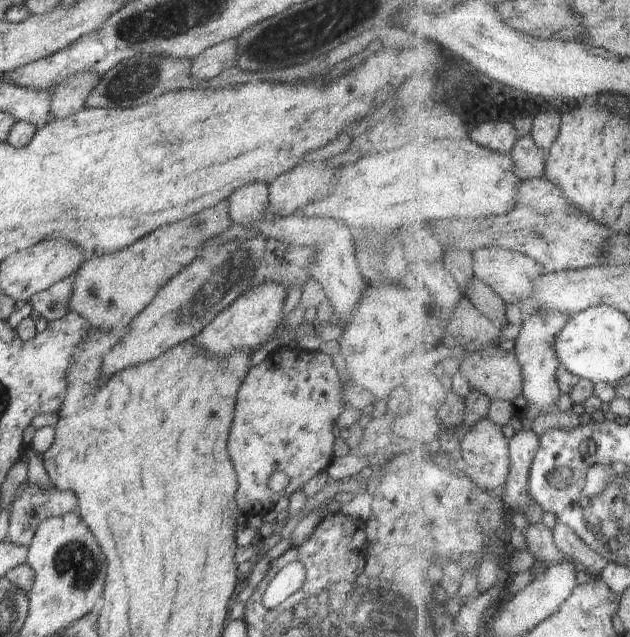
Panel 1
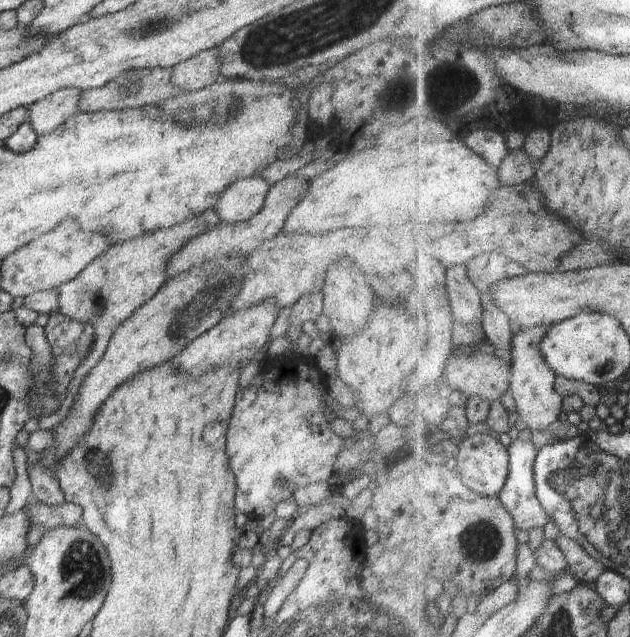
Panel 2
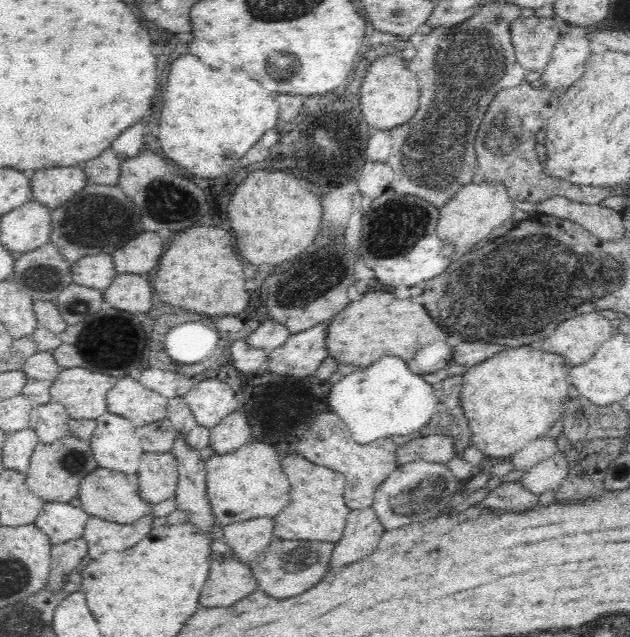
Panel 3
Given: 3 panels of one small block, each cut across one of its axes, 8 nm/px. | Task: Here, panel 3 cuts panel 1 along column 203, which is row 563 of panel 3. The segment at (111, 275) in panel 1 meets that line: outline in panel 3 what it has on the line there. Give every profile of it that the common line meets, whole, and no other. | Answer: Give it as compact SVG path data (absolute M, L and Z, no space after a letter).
M214 541L211 550L208 581L200 596L202 606L230 606L258 590L252 568L241 562L228 544Z

